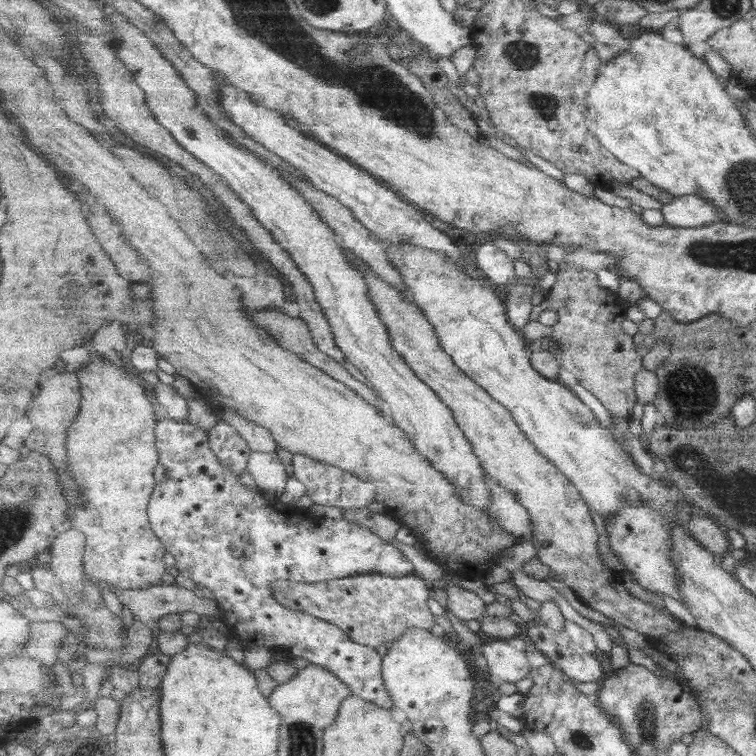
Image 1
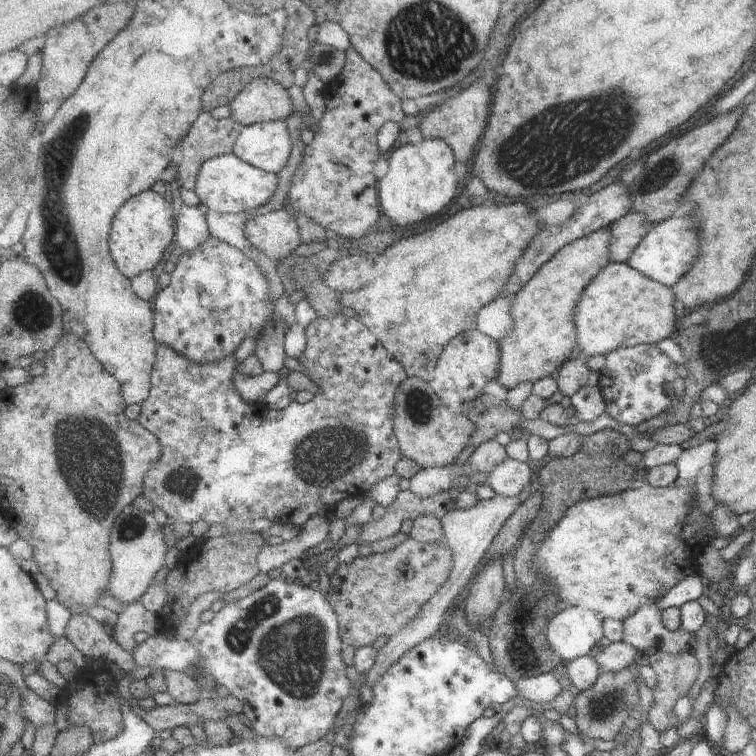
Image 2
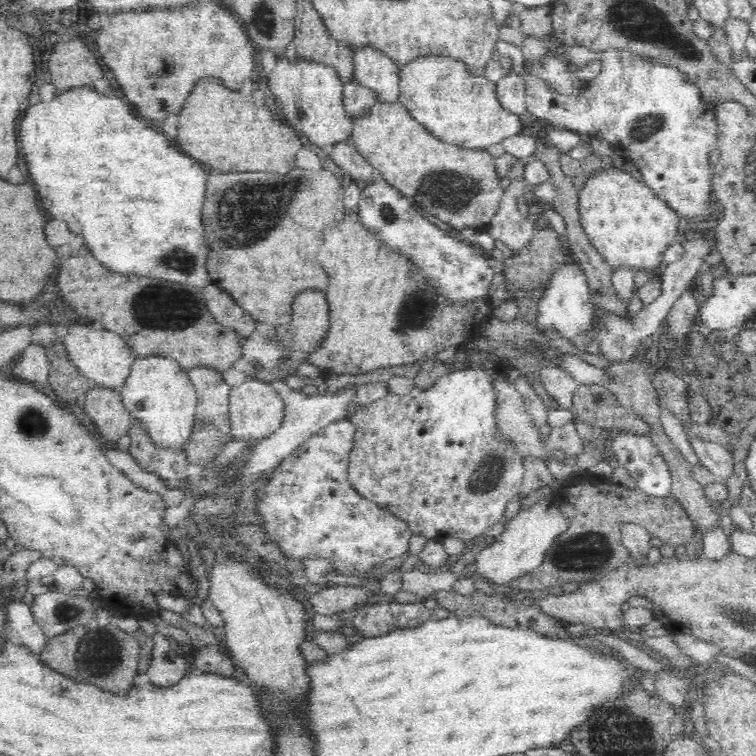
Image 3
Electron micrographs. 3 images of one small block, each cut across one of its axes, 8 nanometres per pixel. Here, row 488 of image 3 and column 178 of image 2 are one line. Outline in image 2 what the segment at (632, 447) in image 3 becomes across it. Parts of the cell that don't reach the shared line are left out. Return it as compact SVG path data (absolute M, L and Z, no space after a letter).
M283 577L270 581L263 588L244 599L226 604L223 609L215 613L208 623L200 623L189 640L182 638L170 639L165 634L159 634L156 637L149 637L143 644L138 644L132 652L132 657L139 666L149 666L153 670L169 669L172 671L181 671L197 678L213 678L217 684L225 686L228 692L236 699L244 702L243 717L258 735L284 741L289 749L296 751L305 745L317 742L327 736L327 732L333 729L333 722L335 722L339 710L343 708L347 696L351 694L352 682L347 672L349 664L343 662L343 658L341 658L344 647L345 642L340 634L338 614L335 612L334 606L331 606L331 603L327 600L327 596L323 596L320 590L311 588L309 585L298 584L297 580L291 581Z

